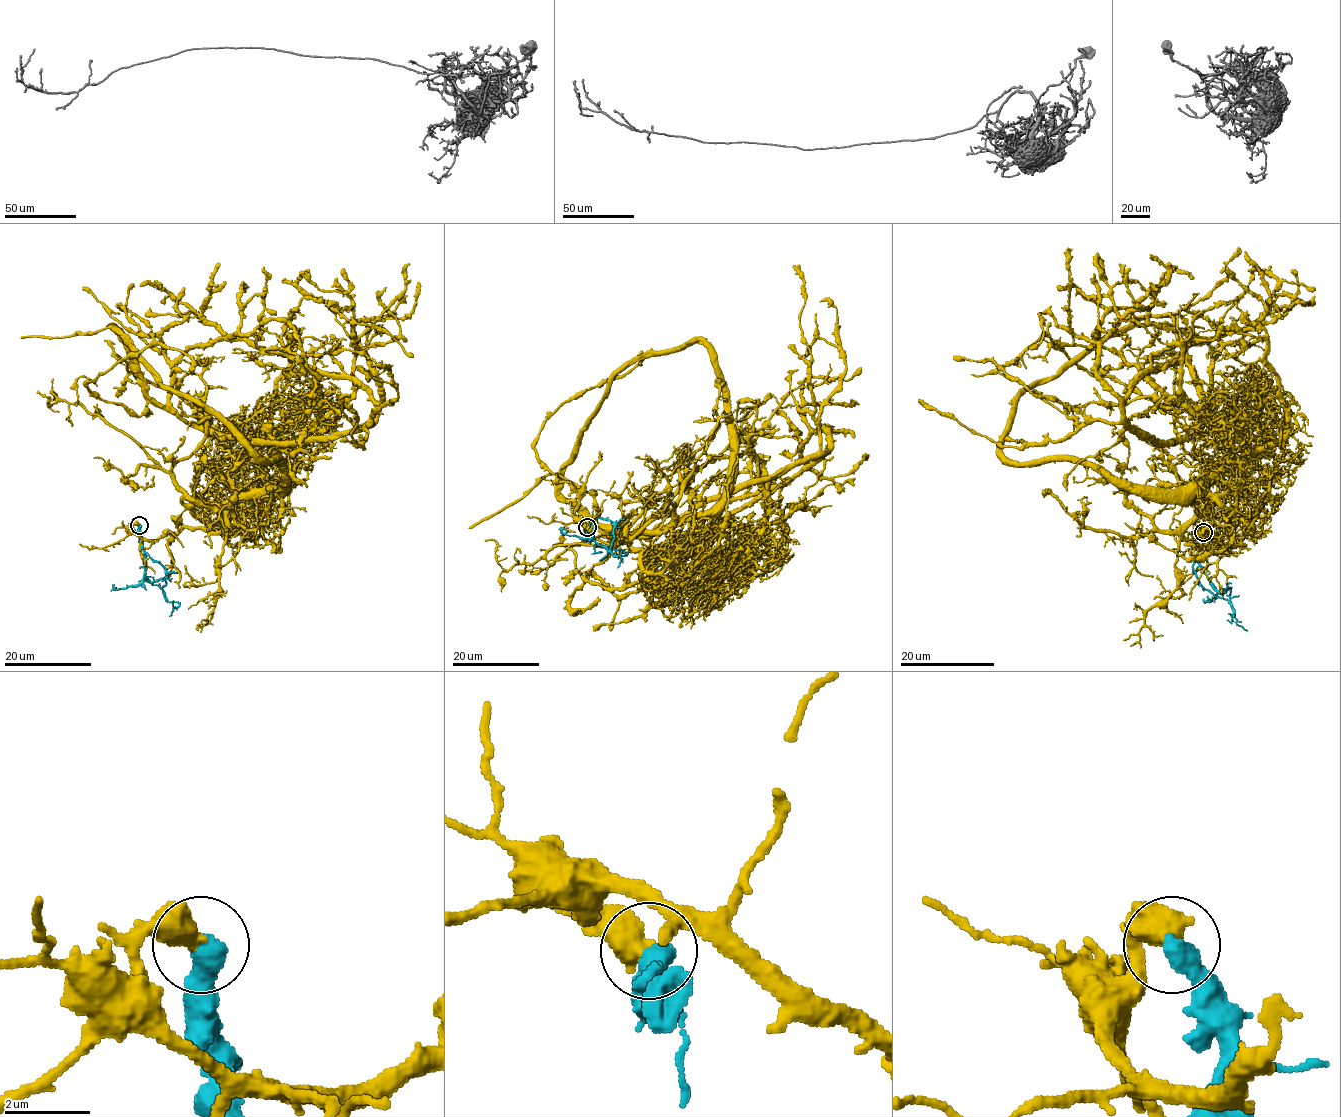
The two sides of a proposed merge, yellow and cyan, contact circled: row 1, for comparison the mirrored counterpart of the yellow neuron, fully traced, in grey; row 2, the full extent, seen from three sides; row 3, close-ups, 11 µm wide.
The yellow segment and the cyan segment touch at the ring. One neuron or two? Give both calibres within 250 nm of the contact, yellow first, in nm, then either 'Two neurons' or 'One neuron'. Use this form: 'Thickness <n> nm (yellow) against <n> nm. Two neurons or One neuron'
Thickness 600 nm (yellow) against 550 nm. Two neurons

